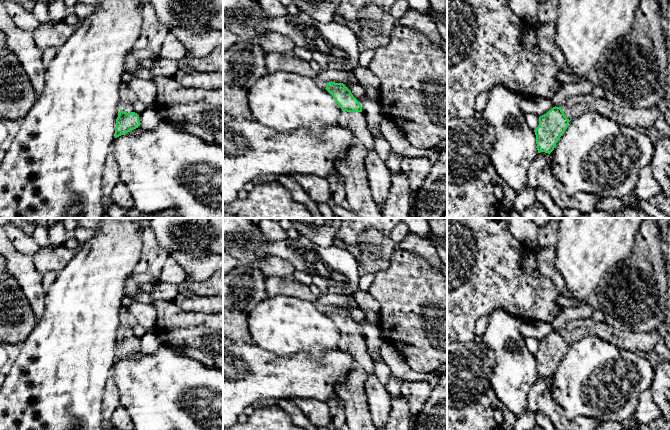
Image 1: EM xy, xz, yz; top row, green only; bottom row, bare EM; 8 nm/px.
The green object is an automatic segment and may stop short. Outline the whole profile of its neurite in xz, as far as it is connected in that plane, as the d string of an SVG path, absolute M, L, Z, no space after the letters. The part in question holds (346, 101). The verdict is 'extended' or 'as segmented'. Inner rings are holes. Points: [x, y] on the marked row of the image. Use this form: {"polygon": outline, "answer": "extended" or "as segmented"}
{"polygon": "M328 82L325 88L335 99L343 114L338 122L340 126L349 128L357 141L357 144L350 148L345 156L337 161L337 171L345 183L346 204L358 218L382 218L382 213L374 202L368 184L368 173L364 166L365 156L369 149L374 147L374 138L371 135L362 107L351 91L343 83Z", "answer": "extended"}

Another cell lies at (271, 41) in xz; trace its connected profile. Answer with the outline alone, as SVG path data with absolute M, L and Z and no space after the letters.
M277 32L263 33L256 42L267 53L293 51L296 46L290 38Z

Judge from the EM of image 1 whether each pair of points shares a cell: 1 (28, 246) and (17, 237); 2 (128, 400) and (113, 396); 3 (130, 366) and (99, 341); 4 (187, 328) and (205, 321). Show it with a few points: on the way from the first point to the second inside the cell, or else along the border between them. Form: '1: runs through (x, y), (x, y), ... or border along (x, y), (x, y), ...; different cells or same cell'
1: runs through (25, 244), (20, 240); same cell
2: border along (112, 376), (118, 393), (119, 405); different cells
3: border along (115, 362), (110, 373); different cells
4: runs through (191, 328), (198, 328), (201, 325); same cell

